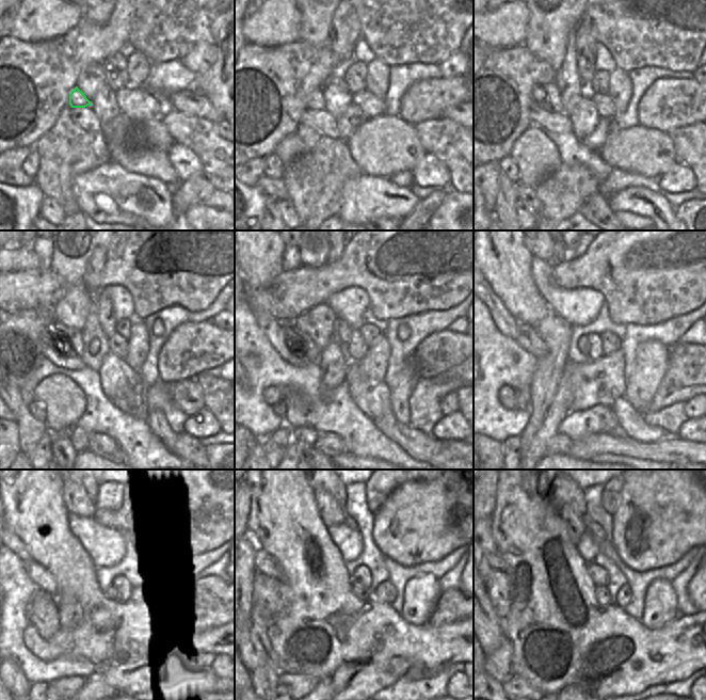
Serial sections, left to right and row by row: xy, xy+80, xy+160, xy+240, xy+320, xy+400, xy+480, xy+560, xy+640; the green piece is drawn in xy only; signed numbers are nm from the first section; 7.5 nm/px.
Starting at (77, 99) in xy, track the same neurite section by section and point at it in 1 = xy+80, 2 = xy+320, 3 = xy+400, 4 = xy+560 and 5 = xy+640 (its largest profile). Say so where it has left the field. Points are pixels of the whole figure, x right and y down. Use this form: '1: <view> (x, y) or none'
1: xy+80 (316, 100)
2: xy+320 (301, 346)
3: xy+400 (529, 338)
4: xy+560 (265, 563)
5: xy+640 (497, 561)

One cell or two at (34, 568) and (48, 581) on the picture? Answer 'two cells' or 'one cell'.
one cell

